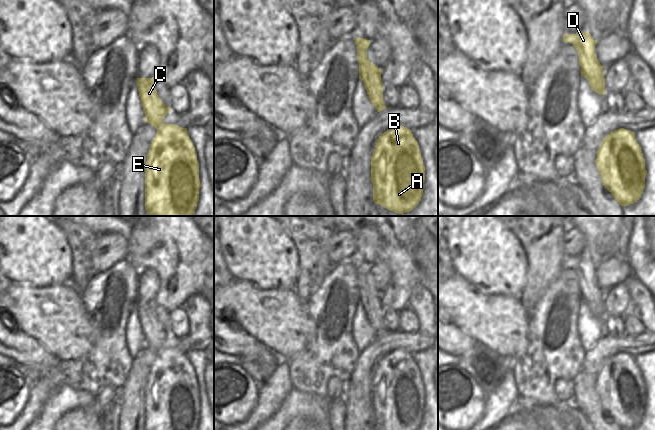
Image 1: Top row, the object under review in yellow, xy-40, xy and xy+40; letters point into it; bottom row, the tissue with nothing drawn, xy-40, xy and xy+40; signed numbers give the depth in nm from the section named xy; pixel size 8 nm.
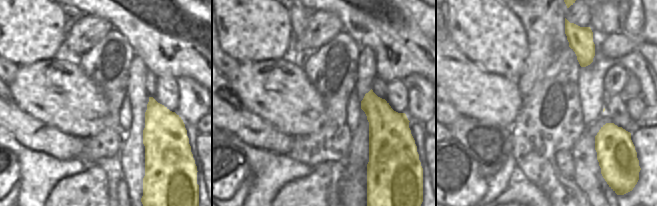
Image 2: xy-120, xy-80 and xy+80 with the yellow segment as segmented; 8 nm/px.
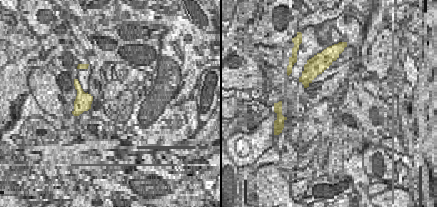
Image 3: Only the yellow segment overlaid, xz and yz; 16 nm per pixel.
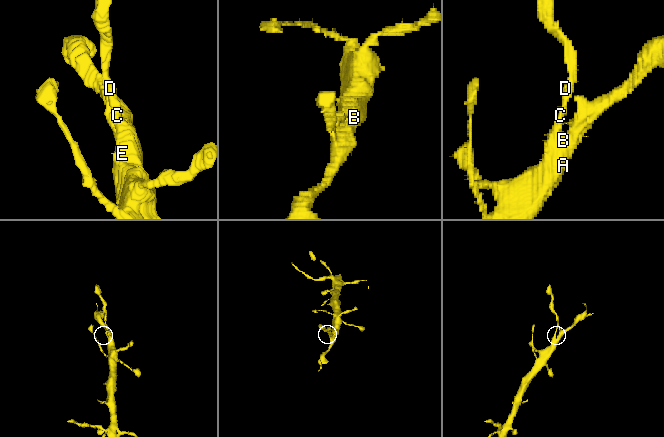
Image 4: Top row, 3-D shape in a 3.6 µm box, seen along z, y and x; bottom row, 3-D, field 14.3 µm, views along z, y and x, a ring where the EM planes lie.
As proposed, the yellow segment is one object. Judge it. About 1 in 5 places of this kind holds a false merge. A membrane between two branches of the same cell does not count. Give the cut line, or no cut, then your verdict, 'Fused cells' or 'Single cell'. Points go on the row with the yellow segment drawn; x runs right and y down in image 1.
No split. Single cell

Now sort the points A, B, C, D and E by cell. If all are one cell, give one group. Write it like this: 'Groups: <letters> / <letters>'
Groups: A B C D E

